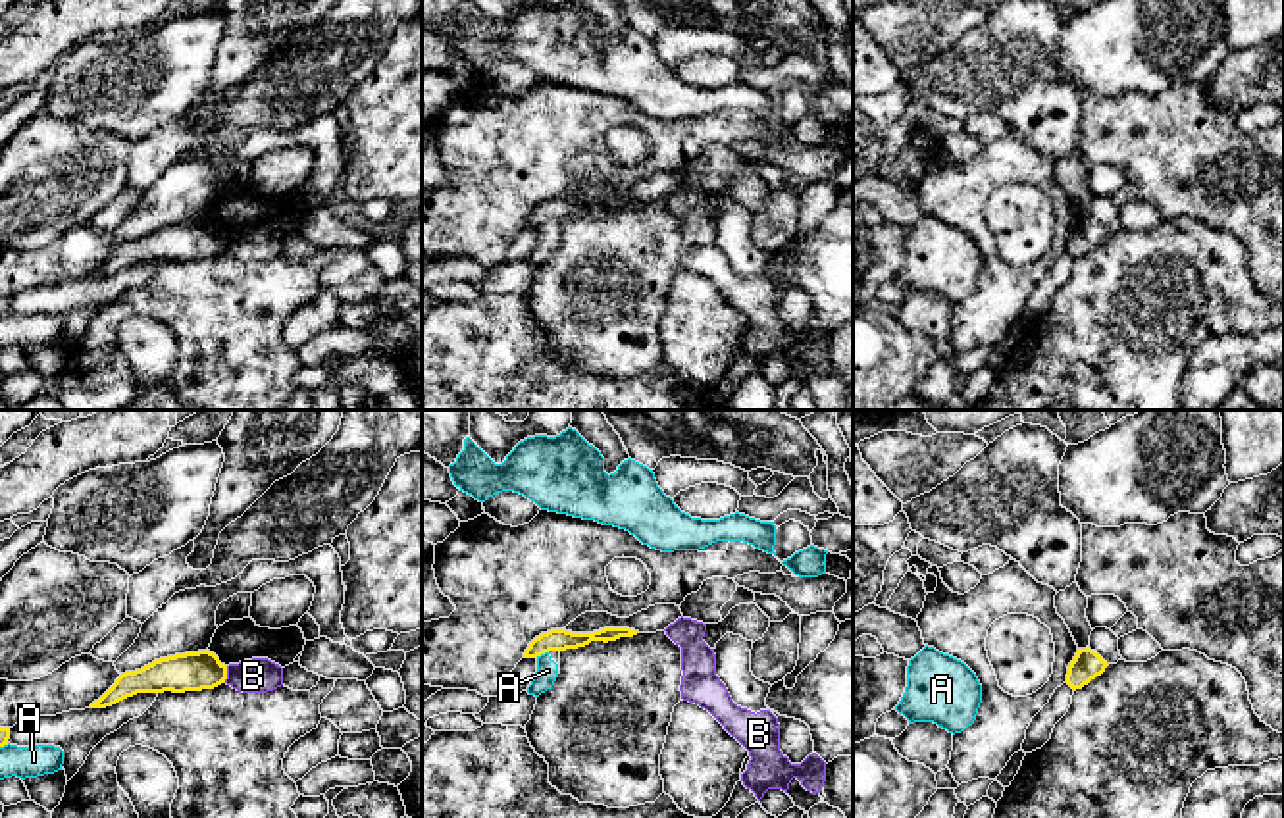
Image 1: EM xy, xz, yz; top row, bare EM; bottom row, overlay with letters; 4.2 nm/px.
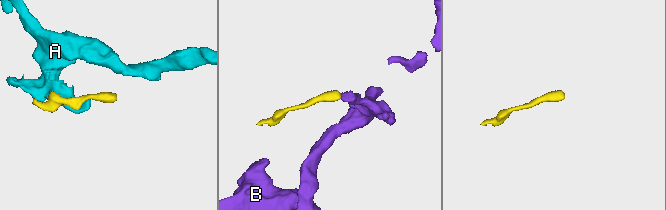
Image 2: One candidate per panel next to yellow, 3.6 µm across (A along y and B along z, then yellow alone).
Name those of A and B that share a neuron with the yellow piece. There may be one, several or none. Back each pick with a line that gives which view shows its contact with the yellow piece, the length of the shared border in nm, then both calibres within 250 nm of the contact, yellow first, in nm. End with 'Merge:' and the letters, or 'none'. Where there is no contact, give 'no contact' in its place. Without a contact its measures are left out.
B: xy | 70 nm | 160/140 nm
Merge: B

